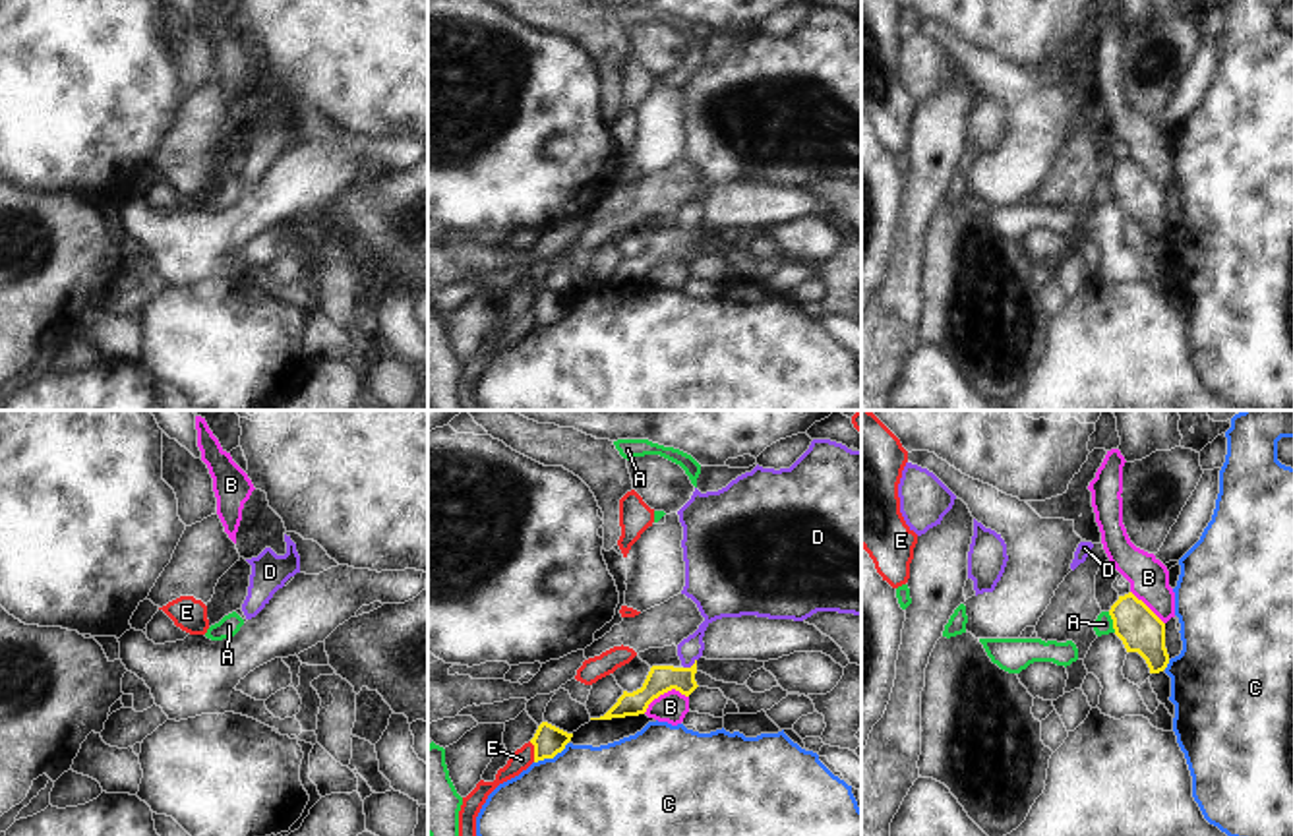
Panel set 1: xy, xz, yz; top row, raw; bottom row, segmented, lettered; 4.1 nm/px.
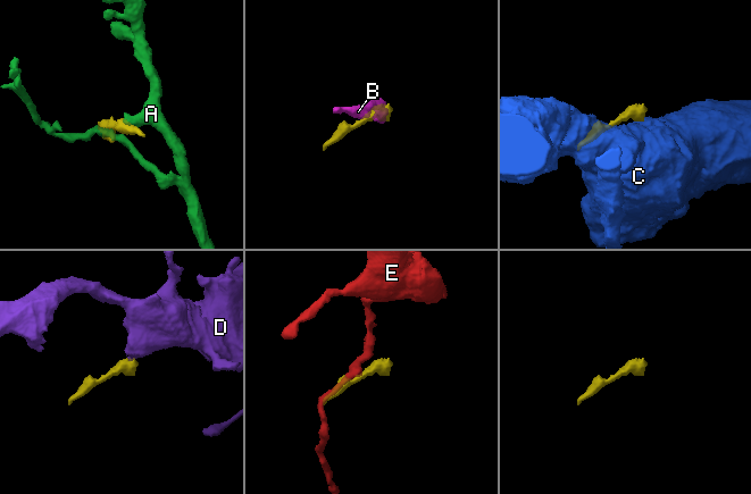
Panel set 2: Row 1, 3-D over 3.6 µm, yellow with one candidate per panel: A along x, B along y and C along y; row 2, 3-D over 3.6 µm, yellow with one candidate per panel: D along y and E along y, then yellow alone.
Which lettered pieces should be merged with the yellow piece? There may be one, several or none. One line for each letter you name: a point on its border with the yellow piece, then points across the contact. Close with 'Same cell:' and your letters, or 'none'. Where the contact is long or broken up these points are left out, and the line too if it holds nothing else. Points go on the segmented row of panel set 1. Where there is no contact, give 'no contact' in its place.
D: xz (691, 666) | across xz (661, 680), (680, 678), (691, 666), (690, 649)
Same cell: D

